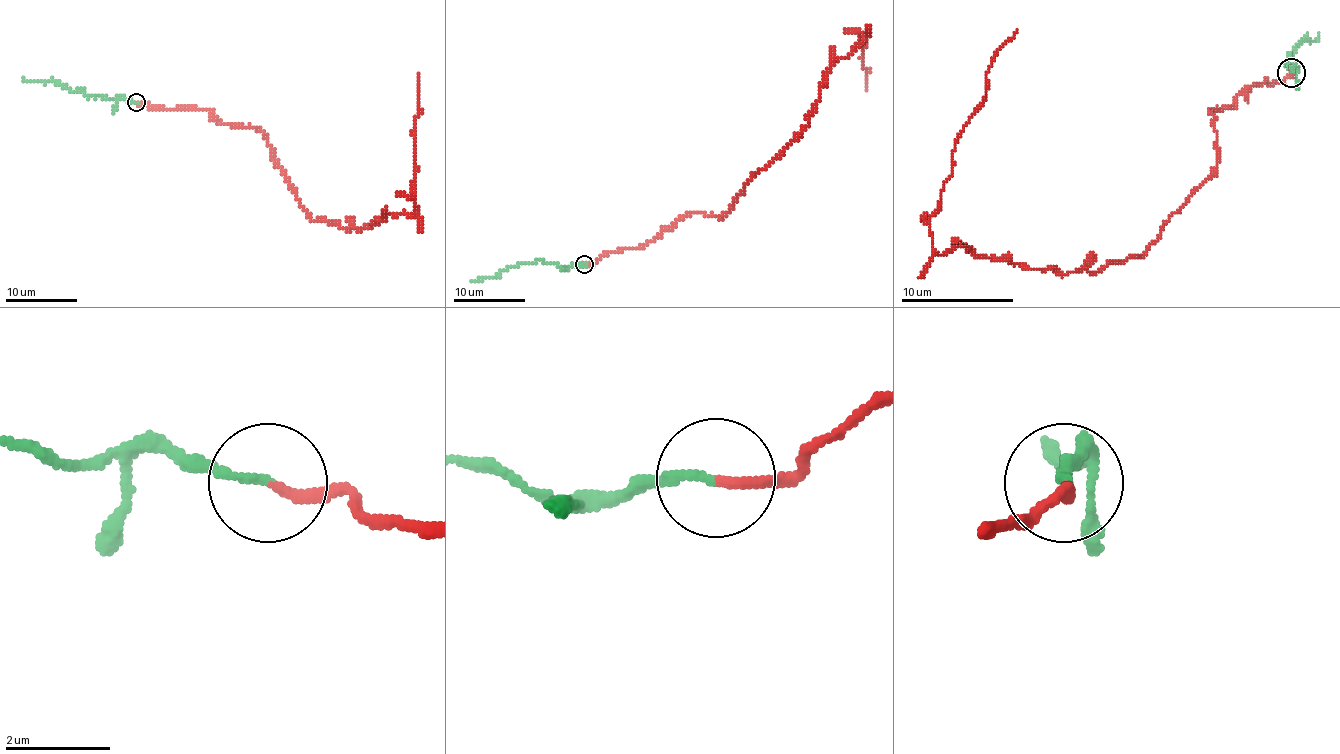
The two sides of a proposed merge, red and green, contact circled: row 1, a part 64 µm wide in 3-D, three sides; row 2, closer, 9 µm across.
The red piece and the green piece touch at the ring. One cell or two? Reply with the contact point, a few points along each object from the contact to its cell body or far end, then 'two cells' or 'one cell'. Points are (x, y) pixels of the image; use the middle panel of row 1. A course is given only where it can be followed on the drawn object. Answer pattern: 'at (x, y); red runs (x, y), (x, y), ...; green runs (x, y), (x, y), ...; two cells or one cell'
at (584, 264); red runs (583, 264), (643, 247), (696, 211), (723, 217), (749, 181), (808, 125), (828, 69), (862, 34), (865, 89); green runs (583, 264), (560, 267), (551, 262), (536, 260), (518, 264), (495, 276), (470, 282); two cells

